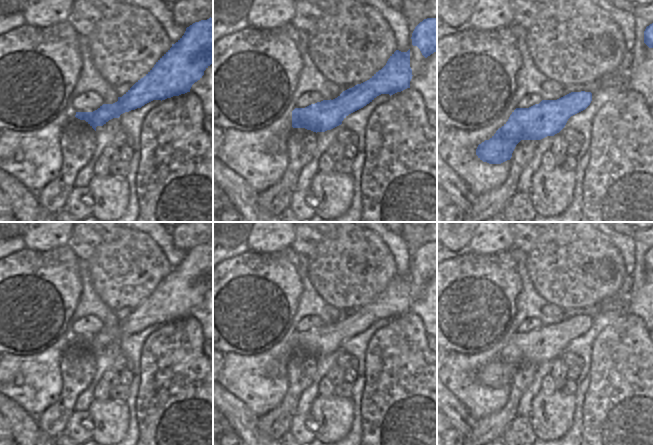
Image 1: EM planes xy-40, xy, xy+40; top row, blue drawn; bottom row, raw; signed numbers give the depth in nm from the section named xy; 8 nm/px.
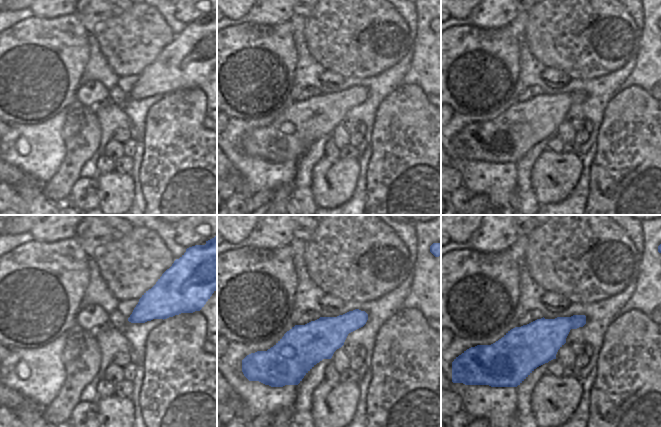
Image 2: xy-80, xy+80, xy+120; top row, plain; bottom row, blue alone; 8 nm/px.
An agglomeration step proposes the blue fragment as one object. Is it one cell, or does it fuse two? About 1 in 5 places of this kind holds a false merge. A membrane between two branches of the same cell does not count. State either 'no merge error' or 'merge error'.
no merge error

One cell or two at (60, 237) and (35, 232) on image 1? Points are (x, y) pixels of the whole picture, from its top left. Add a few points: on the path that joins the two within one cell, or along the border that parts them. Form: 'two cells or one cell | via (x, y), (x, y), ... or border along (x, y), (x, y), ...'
one cell | via (54, 236), (50, 232), (41, 232)

